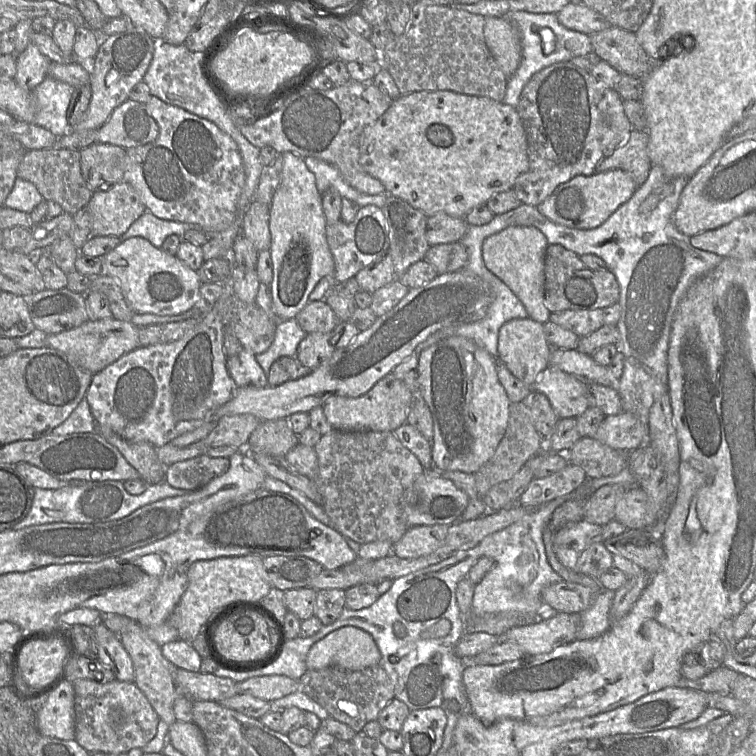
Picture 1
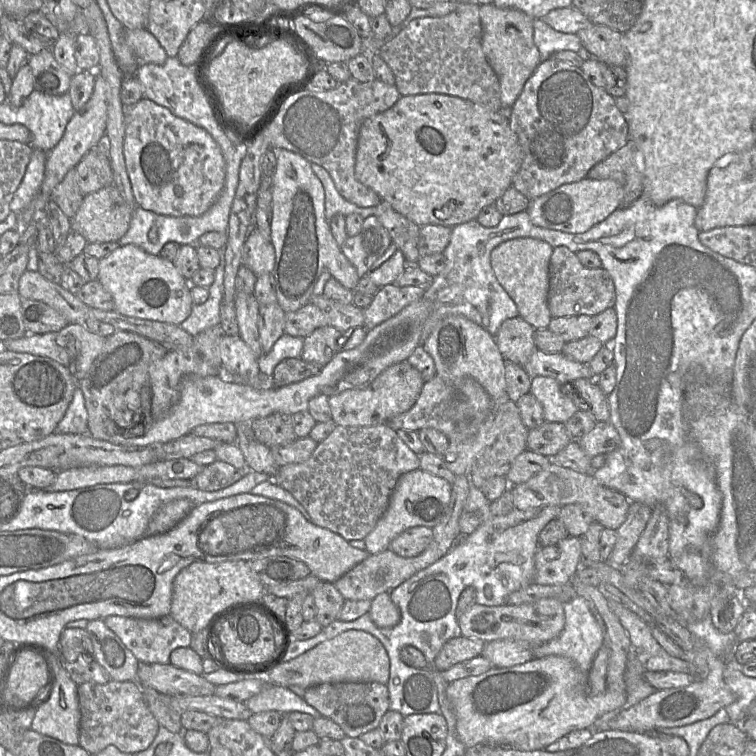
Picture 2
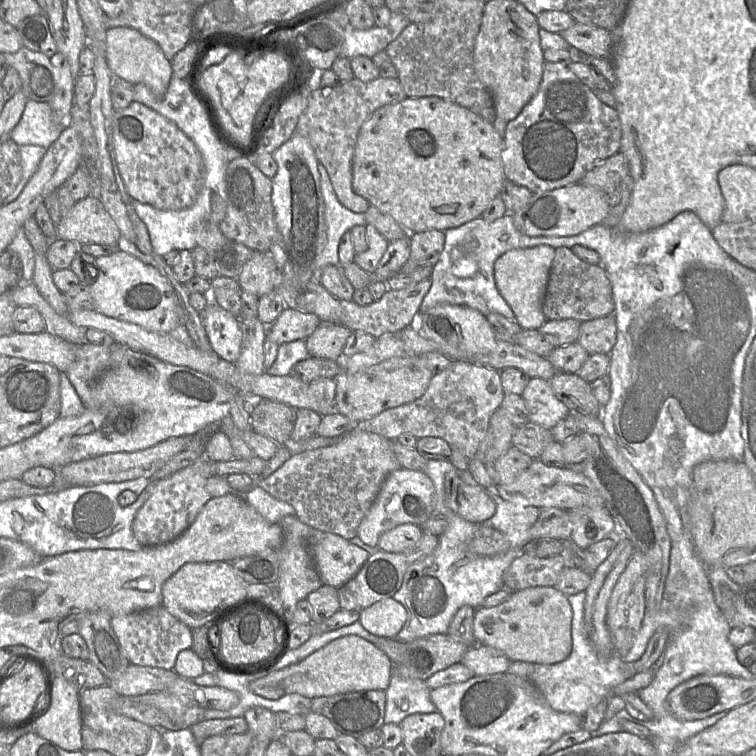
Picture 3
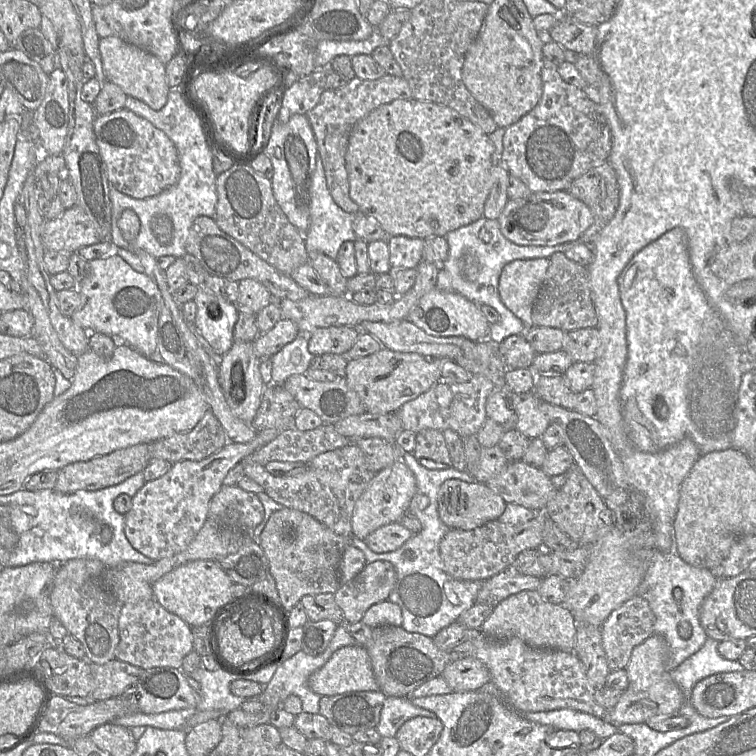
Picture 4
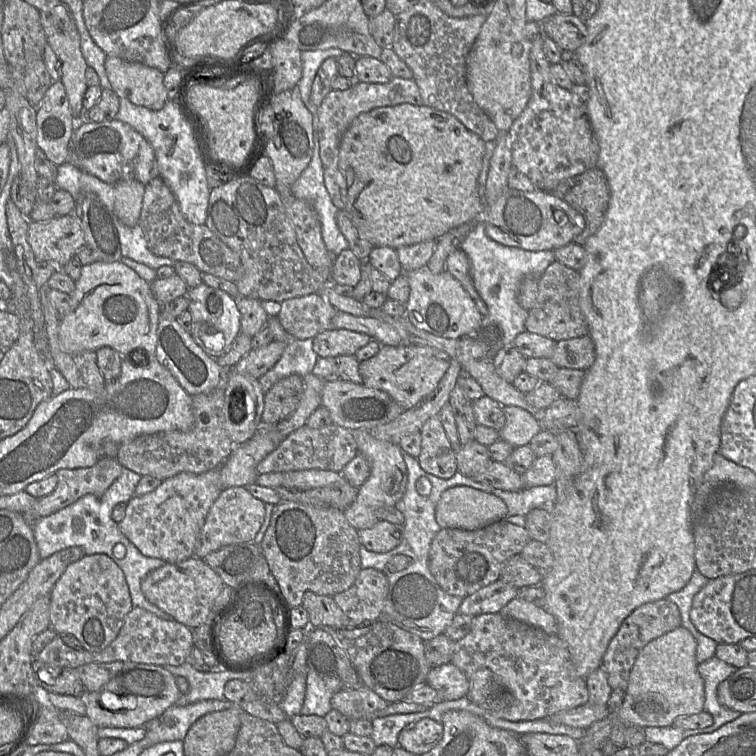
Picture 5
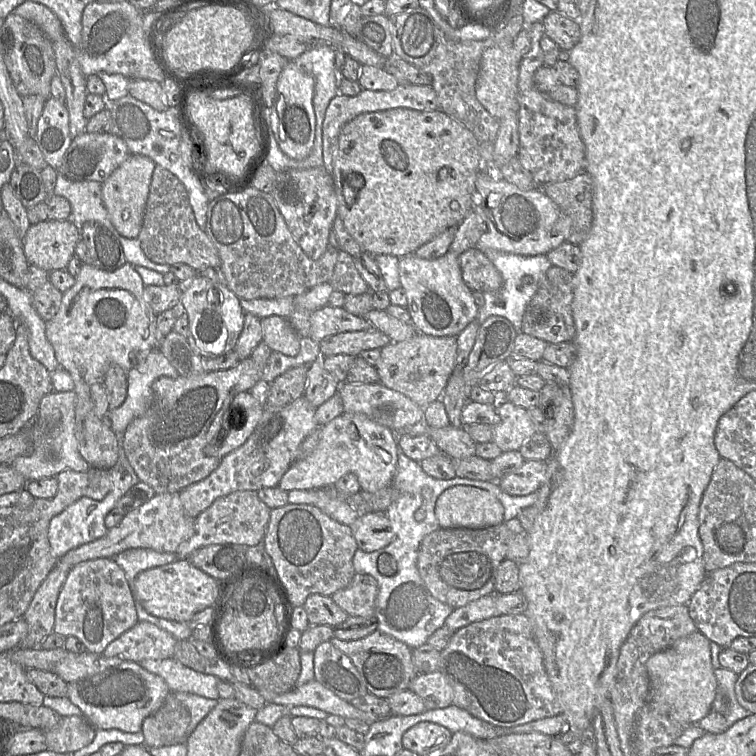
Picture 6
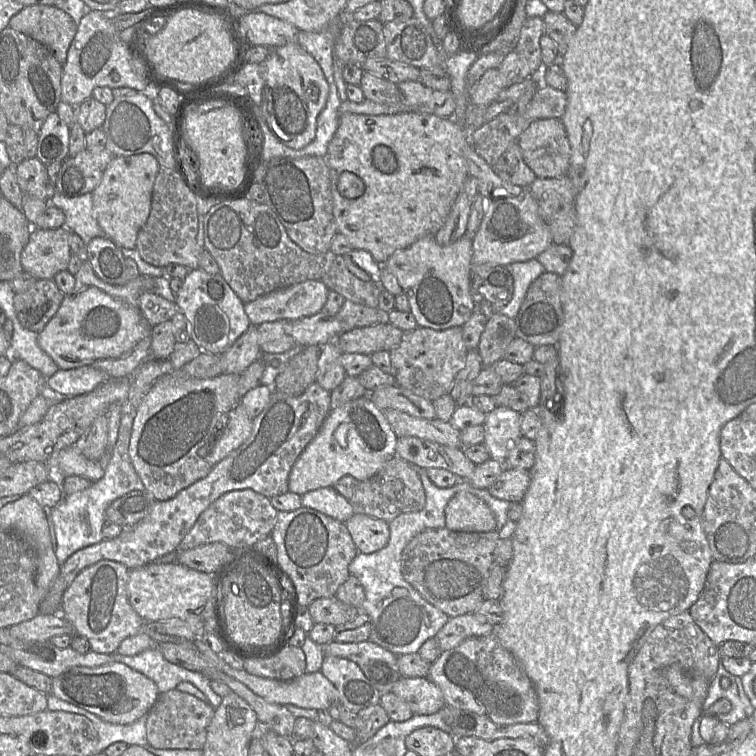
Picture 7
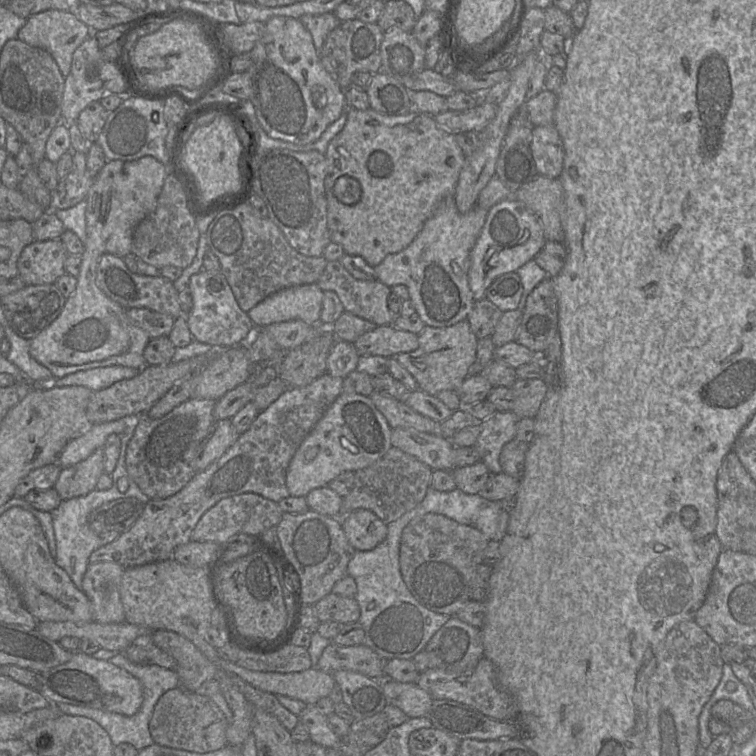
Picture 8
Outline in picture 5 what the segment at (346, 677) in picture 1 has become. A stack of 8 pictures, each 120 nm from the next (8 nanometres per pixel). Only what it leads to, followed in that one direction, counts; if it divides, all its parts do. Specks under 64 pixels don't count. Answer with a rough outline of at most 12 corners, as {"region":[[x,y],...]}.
{"region":[[369,688],[342,690],[332,709],[347,719],[373,721],[389,702]]}

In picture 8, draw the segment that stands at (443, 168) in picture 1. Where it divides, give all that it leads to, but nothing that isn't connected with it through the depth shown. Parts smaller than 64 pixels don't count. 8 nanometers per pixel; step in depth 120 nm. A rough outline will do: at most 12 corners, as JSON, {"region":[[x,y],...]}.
{"region":[[348,107],[325,153],[331,241],[373,268],[465,163],[418,111]]}

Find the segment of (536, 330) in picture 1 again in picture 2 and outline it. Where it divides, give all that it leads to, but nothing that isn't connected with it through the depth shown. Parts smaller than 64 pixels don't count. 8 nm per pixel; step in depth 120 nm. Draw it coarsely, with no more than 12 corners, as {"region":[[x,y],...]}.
{"region":[[520,316],[505,320],[495,336],[507,361],[524,367],[535,330]]}

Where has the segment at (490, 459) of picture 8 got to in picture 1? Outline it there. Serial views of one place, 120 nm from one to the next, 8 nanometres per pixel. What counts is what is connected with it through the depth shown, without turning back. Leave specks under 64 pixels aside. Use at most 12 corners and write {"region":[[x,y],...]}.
{"region":[[549,365],[531,387],[560,419],[590,407],[588,383]]}

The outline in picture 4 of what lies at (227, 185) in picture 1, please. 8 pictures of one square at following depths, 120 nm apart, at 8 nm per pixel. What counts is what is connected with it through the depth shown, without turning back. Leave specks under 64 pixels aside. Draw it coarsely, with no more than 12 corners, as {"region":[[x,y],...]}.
{"region":[[123,108],[93,131],[108,181],[146,199],[179,180],[175,144]]}

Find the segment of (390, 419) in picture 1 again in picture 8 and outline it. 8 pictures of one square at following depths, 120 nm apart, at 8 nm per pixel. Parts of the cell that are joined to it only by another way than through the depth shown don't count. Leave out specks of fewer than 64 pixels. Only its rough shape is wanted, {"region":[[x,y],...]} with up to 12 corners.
{"region":[[469,322],[425,328],[396,355],[420,391],[456,391],[478,339]]}

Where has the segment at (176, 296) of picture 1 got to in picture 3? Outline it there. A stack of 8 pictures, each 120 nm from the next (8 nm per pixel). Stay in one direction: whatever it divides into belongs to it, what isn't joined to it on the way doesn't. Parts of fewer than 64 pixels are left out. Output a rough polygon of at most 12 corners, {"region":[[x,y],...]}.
{"region":[[95,259],[94,310],[158,333],[180,324],[176,295],[149,264]]}

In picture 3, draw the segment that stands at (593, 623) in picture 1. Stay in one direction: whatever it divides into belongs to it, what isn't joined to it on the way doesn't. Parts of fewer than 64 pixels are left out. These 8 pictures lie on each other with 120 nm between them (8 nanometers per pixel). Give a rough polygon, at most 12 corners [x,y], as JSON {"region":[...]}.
{"region":[[585,592],[568,596],[572,651],[555,664],[512,661],[552,709],[581,717],[626,680],[584,624]]}

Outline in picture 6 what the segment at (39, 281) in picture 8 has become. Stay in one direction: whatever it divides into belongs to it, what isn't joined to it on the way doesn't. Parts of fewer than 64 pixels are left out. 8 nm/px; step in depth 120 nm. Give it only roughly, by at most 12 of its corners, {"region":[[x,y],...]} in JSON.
{"region":[[69,220],[32,224],[23,239],[29,265],[65,270],[80,240]]}

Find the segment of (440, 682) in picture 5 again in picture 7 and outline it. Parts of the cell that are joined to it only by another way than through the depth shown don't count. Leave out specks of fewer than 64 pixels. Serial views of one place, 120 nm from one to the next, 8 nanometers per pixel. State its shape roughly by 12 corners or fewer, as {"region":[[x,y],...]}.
{"region":[[401,677],[391,692],[414,715],[446,705],[428,677]]}

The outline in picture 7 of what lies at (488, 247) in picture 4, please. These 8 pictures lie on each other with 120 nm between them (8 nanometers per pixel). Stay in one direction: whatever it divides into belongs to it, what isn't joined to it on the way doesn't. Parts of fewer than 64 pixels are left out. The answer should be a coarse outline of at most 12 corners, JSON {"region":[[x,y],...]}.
{"region":[[536,258],[505,267],[513,296],[496,313],[515,319],[529,286],[546,270]]}

